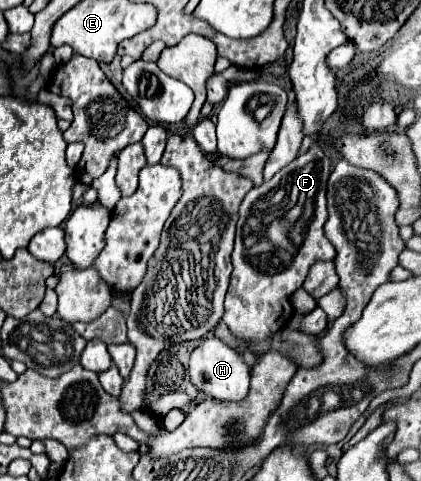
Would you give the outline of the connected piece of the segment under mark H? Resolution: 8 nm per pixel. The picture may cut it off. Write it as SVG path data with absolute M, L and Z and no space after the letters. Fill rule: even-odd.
M214 334L204 338L200 346L194 348L190 356L190 380L192 384L204 392L208 398L218 398L218 400L242 400L248 394L250 386L250 366L246 366L246 360L242 358L242 352L236 348L230 348L224 344L220 338Z

